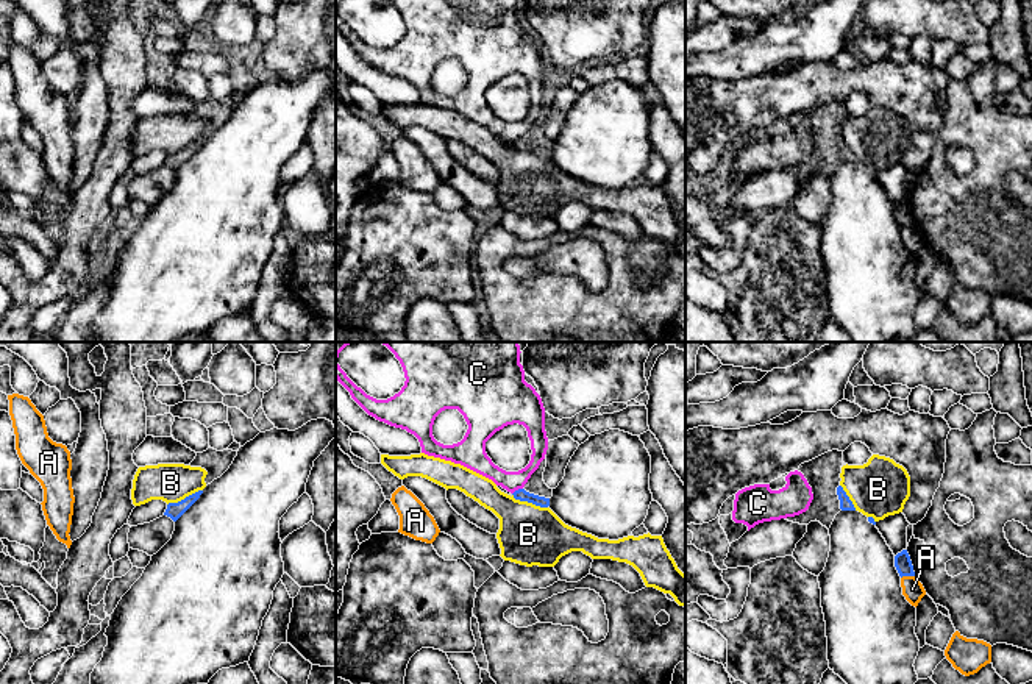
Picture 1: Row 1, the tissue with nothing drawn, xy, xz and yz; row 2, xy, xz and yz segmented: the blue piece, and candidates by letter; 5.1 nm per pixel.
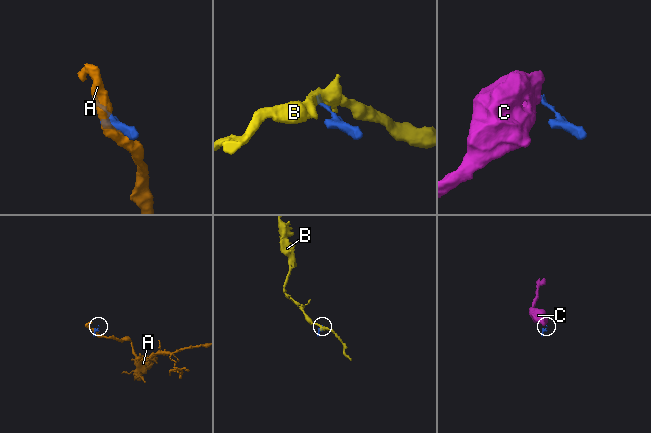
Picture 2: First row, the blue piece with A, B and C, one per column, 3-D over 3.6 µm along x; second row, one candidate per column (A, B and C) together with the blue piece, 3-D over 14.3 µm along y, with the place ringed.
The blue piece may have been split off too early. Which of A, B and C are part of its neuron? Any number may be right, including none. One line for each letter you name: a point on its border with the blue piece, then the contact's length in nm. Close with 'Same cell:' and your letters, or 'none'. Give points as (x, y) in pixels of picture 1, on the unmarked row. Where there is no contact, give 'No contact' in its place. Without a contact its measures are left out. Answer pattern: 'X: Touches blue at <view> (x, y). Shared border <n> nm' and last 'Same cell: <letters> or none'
Same cell: none

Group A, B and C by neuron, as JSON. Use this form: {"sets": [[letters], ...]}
{"sets": [["A"], ["B"], ["C"]]}

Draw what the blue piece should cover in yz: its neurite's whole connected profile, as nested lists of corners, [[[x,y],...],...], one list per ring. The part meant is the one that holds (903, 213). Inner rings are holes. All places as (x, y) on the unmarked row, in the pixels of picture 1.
[[[902,200],[901,203],[895,206],[895,217],[901,228],[915,226],[913,216],[912,216],[907,200]]]

